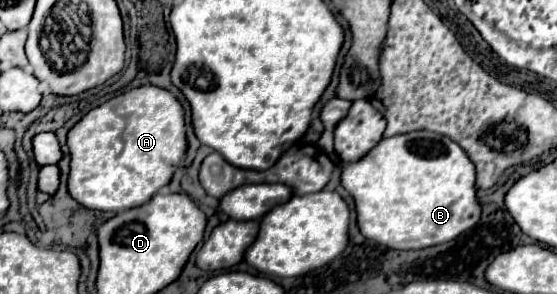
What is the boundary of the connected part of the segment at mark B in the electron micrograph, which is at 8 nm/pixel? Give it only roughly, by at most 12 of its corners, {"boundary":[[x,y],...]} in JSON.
{"boundary":[[415,130],[341,162],[359,232],[397,250],[481,216],[473,162]]}

